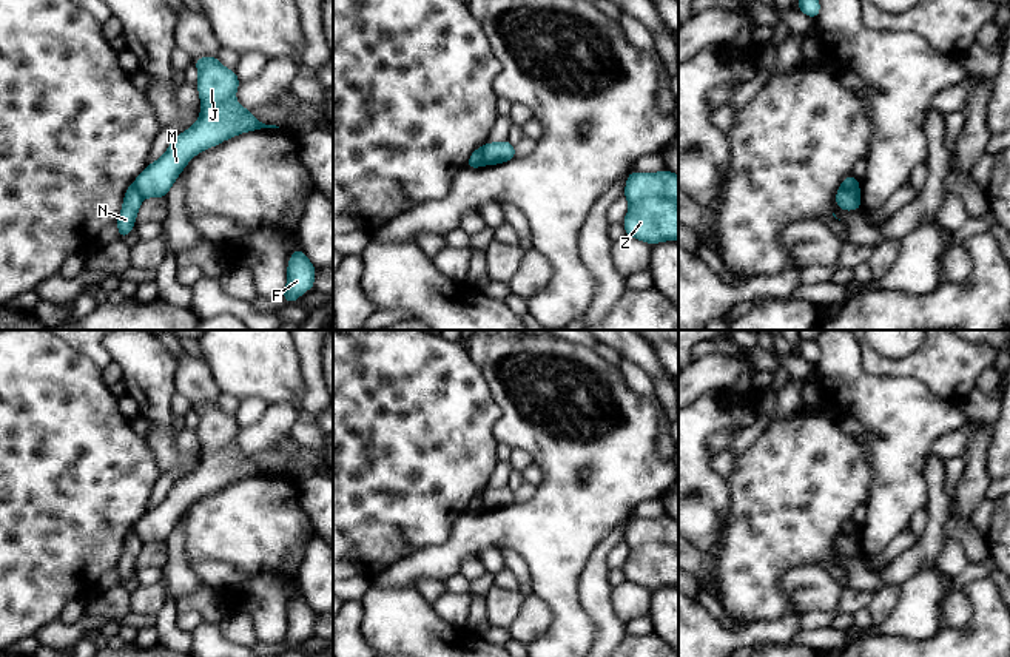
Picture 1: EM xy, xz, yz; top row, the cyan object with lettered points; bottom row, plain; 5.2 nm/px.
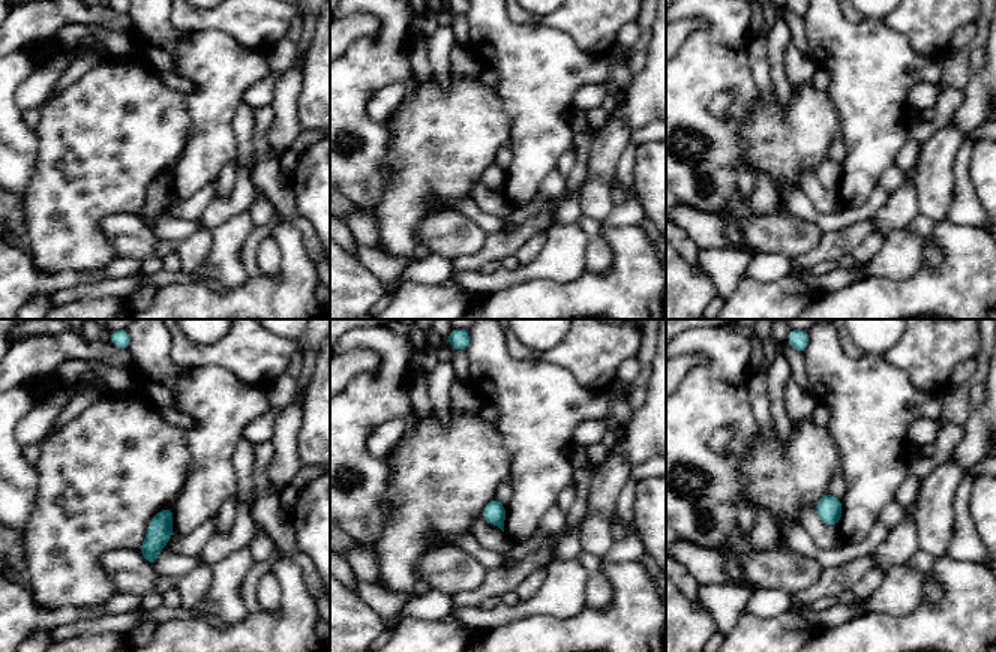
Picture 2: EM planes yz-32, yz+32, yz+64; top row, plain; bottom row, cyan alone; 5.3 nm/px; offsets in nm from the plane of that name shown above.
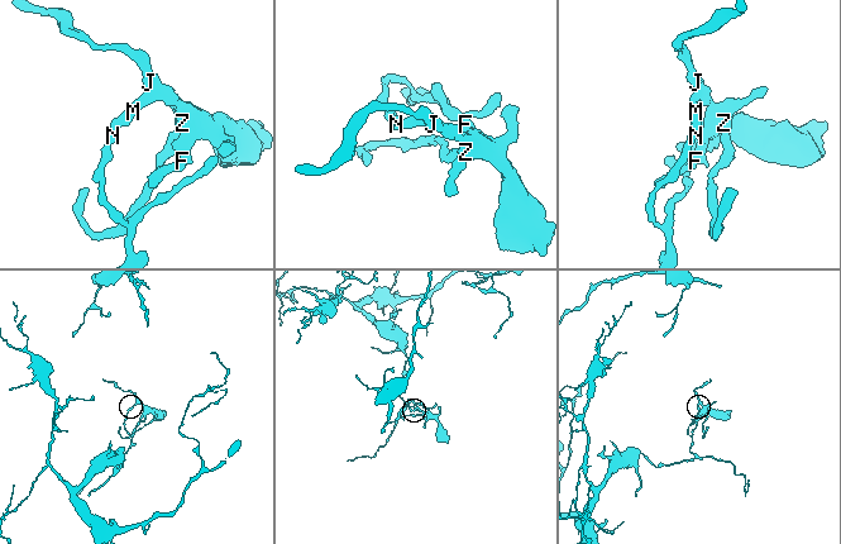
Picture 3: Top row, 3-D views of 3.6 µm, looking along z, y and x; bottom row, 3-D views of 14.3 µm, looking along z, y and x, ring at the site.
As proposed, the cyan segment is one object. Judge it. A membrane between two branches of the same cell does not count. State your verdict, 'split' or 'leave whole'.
split

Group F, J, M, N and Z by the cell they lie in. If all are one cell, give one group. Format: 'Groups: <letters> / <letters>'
Groups: F J M Z / N

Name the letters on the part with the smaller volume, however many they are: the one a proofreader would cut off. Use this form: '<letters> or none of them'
F, J, M, Z

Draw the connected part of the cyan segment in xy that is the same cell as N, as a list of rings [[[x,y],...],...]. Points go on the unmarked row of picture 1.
[[[131,529],[123,543],[123,552],[117,563],[119,585],[125,585],[128,578],[134,574],[136,560],[142,549],[142,540],[137,532]]]

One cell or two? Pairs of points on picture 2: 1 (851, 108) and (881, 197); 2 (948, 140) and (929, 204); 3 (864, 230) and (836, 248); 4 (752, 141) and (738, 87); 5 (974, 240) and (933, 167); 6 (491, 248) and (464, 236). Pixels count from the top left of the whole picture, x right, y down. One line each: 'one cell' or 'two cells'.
1: two cells
2: one cell
3: one cell
4: two cells
5: two cells
6: two cells

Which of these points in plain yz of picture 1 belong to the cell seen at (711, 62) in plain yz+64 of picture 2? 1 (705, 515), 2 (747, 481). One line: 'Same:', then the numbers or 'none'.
Same: 1

